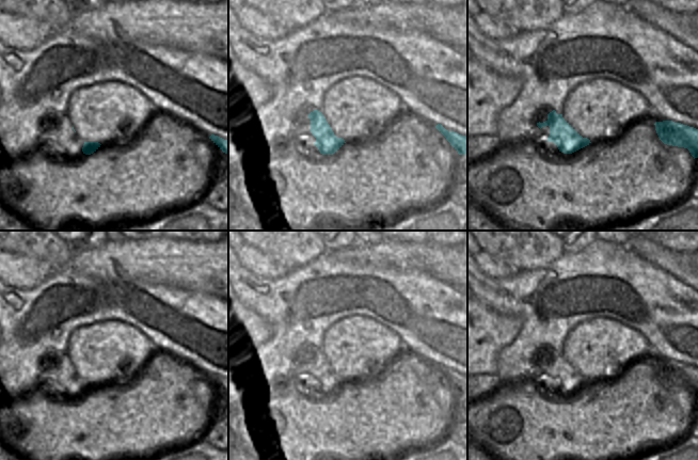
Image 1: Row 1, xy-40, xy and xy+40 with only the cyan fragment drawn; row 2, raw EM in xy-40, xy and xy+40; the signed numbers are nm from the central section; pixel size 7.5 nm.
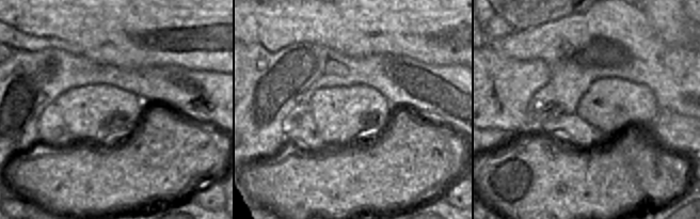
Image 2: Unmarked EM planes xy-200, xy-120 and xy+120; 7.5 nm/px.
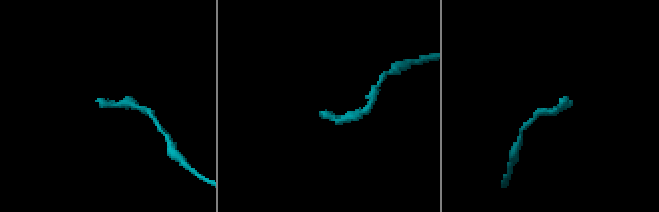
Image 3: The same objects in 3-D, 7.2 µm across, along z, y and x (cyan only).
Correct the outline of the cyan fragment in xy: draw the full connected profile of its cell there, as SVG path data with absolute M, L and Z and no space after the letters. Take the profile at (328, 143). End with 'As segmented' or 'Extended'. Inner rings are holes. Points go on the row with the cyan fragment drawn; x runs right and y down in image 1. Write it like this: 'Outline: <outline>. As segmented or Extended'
Outline: M314 110L307 118L296 124L291 140L307 140L322 155L333 155L346 143L344 139L334 134L326 117L318 110Z. Extended.

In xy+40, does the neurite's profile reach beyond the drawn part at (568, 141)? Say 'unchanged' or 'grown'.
grown

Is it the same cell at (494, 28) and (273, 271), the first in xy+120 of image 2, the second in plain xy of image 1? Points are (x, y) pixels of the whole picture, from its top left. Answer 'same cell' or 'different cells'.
same cell

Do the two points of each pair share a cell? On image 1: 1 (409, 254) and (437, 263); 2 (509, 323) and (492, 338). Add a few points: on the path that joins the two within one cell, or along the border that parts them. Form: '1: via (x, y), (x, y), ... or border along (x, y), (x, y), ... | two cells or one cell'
1: via (415, 256), (430, 258) | one cell
2: via (505, 328), (496, 334) | one cell

